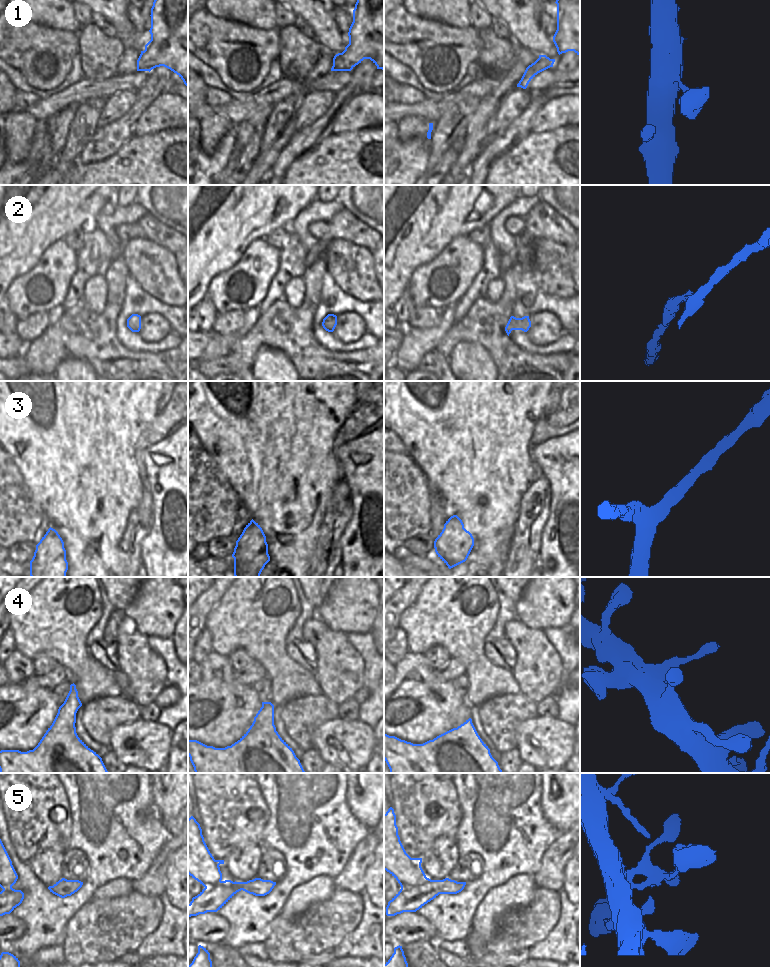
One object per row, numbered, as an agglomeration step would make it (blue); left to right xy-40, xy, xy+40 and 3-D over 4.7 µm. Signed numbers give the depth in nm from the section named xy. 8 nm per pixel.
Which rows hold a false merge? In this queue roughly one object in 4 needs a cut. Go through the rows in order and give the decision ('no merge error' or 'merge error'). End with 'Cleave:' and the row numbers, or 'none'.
1: no merge error
2: no merge error
3: no merge error
4: no merge error
5: no merge error
Cleave: none

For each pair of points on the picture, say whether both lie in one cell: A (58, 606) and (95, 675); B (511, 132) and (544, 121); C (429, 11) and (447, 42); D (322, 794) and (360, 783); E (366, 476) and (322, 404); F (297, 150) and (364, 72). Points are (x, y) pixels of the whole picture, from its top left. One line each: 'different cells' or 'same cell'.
A: same cell
B: different cells
C: different cells
D: different cells
E: different cells
F: same cell

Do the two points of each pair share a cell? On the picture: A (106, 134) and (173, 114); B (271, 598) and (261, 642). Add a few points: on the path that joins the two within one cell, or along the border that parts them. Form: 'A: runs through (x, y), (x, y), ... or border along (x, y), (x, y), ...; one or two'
A: border along (148, 105), (137, 120), (132, 136); two
B: runs through (261, 608), (261, 631); one

